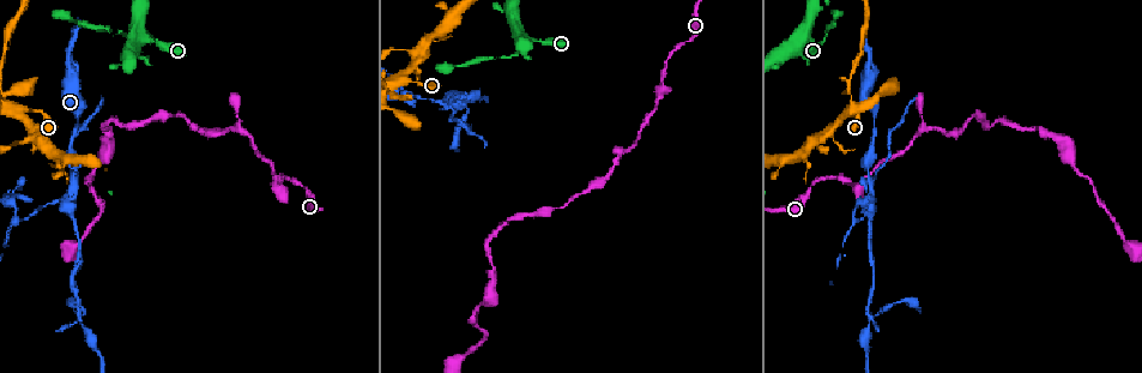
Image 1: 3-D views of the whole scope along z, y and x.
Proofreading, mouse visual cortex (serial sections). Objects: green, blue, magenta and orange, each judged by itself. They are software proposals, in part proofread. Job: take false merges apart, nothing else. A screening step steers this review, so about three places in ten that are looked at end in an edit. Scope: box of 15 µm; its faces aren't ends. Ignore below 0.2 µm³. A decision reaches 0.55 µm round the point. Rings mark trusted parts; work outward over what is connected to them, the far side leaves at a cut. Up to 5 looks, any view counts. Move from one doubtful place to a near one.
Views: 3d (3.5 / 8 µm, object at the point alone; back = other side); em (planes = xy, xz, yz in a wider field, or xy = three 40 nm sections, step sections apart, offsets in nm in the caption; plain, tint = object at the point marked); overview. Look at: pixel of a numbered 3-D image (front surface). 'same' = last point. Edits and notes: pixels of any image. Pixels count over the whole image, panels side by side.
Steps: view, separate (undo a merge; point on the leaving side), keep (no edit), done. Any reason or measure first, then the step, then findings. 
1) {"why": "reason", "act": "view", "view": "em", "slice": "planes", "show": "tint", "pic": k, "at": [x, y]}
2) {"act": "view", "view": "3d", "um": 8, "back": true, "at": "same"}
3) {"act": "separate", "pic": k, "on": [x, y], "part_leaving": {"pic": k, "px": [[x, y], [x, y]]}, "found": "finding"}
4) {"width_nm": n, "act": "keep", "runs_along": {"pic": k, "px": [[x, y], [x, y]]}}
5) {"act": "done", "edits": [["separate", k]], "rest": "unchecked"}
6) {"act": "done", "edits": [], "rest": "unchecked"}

{"why": "thick turns thin", "act": "view", "view": "3d", "um": 3.5, "back": true, "pic": 1, "at": [67, 196]}

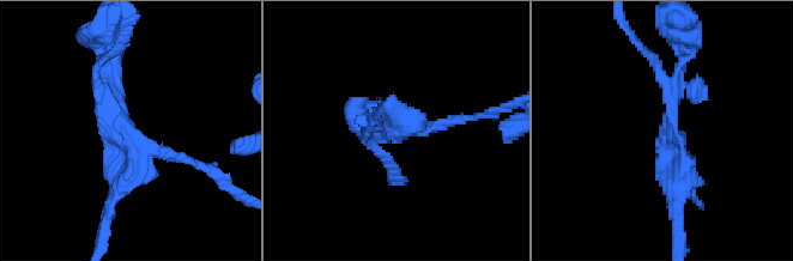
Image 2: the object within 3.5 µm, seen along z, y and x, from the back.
{"why": "now the EM", "act": "view", "view": "em", "slice": "xy", "step": 5, "show": "tint", "pic": 2, "at": [126, 137]}

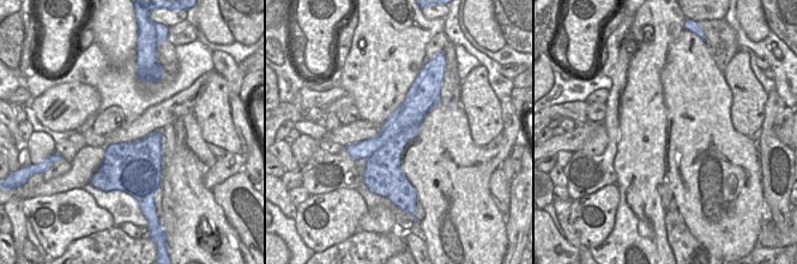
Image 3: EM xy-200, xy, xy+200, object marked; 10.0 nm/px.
{"act": "separate", "pic": 2, "on": [665, 182], "found": "two cells meet here"}

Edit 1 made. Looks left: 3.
{"why": "redraw", "act": "view", "view": "overview"}

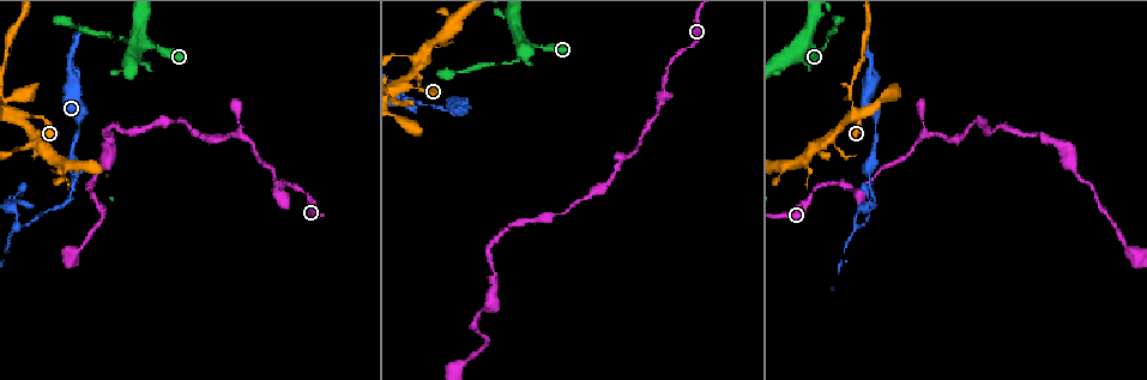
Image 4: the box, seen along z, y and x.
{"why": "thin neck", "act": "view", "view": "3d", "um": 3.5, "pic": 4, "at": [78, 133]}

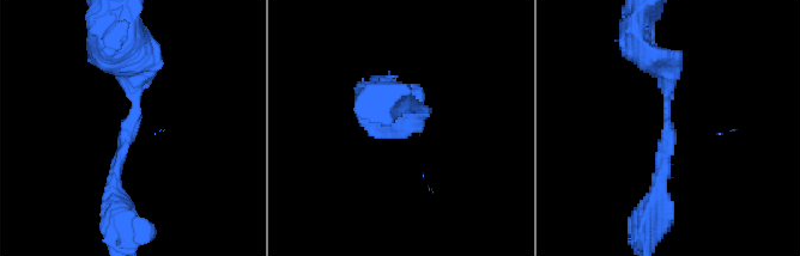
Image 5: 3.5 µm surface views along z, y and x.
{"arm_widths_nm": [200, 300], "act": "view", "view": "em", "slice": "xy", "step": 5, "show": "tint", "pic": 5, "at": [670, 119]}

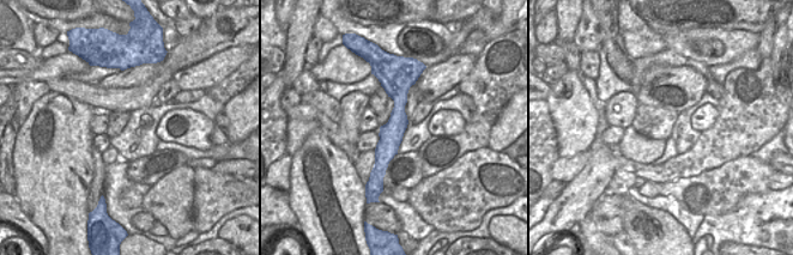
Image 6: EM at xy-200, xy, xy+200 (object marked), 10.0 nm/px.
{"act": "keep", "runs_along": {"pic": 5, "px": [[644, 54], [668, 75], [656, 194]]}, "found": "all the same cell"}

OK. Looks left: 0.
{"act": "done", "edits": [["separate", 2]], "rest": "unchecked"}

